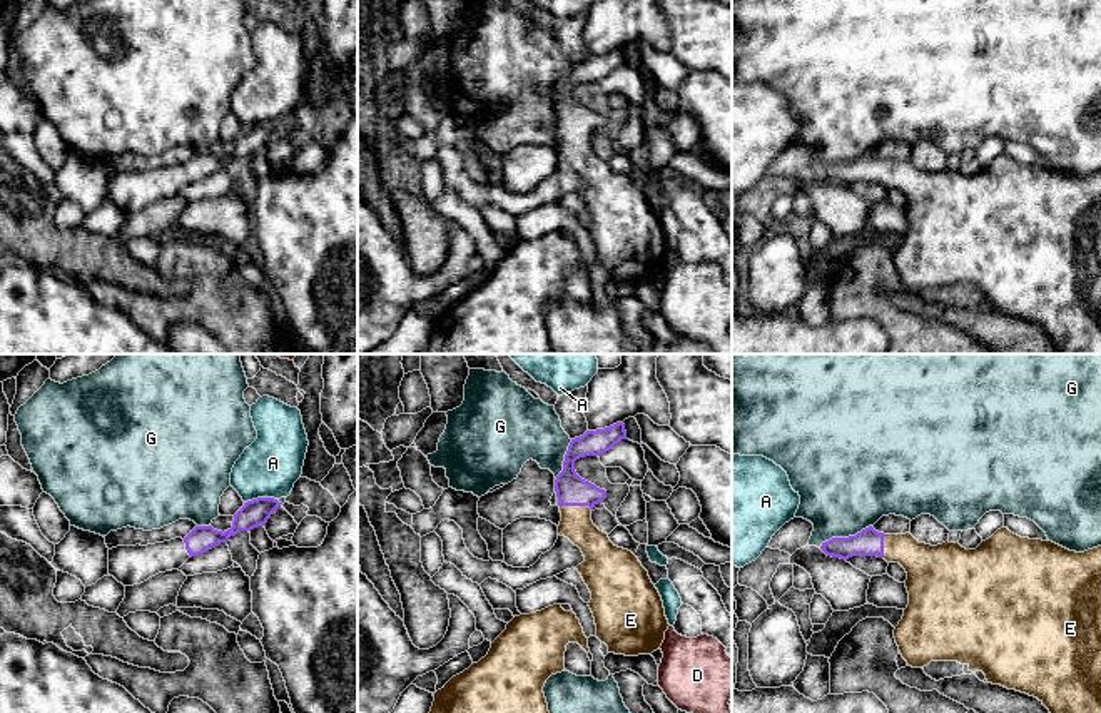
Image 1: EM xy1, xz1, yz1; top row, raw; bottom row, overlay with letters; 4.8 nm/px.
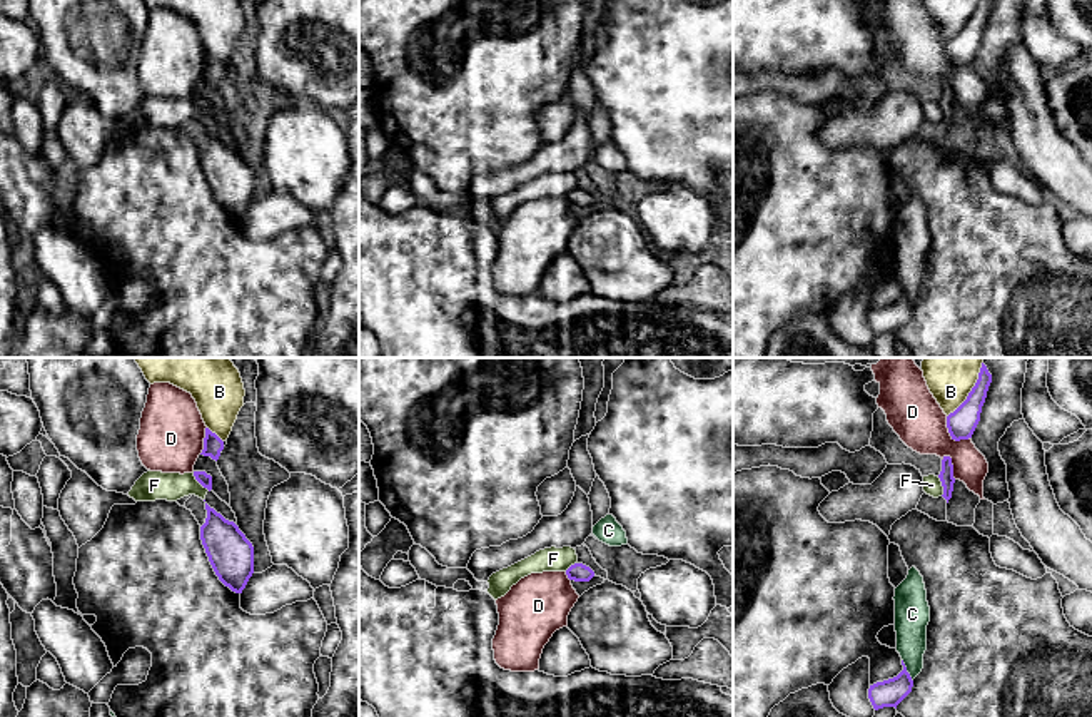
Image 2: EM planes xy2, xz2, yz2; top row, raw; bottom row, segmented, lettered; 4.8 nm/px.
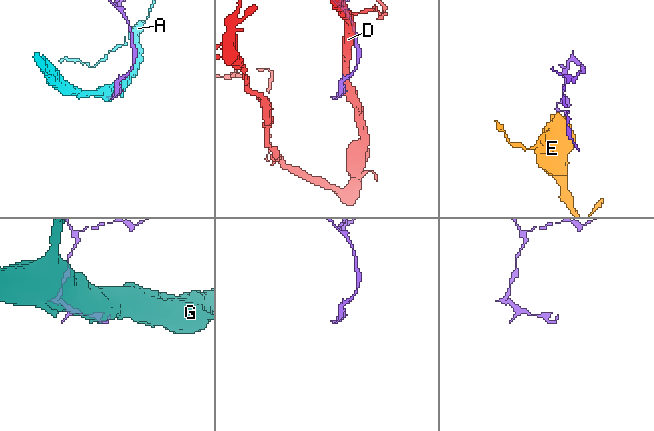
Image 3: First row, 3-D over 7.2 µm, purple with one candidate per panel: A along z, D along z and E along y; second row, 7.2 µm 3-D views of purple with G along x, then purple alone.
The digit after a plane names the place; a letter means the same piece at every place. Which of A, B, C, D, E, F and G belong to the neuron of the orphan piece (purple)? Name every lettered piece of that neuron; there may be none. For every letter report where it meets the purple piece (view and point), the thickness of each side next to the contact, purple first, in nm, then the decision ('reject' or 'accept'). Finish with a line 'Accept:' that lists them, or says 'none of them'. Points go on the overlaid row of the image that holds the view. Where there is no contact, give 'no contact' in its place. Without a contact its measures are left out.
A: xy1 (259, 498) | 130/280 nm | reject
B: yz2 (972, 390) | 140/280 nm | reject
C: yz2 (905, 671) | 130/160 nm | reject
D: yz2 (950, 435) | 140/240 nm | reject
E: xz1 (577, 505) | 150/150 nm | accept
F: xy2 (199, 482) | 60/140 nm | reject
G: yz1 (844, 538) | 130/440 nm | reject
Accept: E

